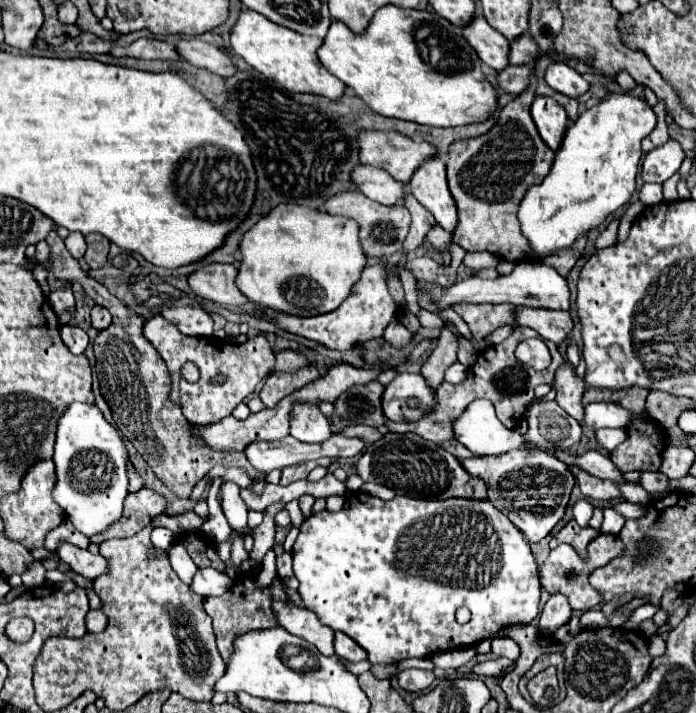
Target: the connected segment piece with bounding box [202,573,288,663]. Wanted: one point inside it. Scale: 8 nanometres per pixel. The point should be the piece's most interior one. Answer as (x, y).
(245, 606)

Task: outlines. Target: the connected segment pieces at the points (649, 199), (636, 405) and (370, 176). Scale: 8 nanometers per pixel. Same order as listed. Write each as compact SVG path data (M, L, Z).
M644 183L642 191L640 191L640 201L644 205L656 205L662 201L662 185L656 183Z
M632 387L628 391L608 391L608 389L586 389L584 397L582 397L582 405L586 407L592 401L612 401L624 409L628 409L632 413L632 421L624 427L626 429L626 441L620 443L612 453L610 459L612 463L622 471L658 471L660 463L662 463L662 453L666 449L666 431L664 427L660 427L660 423L656 423L654 419L650 419L648 411L646 411L646 395L648 389L642 387Z
M358 165L350 173L352 183L372 201L384 203L384 205L396 205L402 203L404 195L404 183L394 181L386 171L370 167L370 165Z

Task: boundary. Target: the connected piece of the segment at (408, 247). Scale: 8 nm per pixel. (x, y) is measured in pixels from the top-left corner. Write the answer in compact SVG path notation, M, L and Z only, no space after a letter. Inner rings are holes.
M406 191L406 195L404 195L404 207L410 211L412 223L410 223L410 231L408 231L402 247L404 247L404 251L412 251L412 249L416 249L418 245L424 243L424 237L426 237L428 229L430 229L436 221L434 221L434 215L430 215L430 211L424 209L424 207L414 199L414 195L408 193L408 191Z

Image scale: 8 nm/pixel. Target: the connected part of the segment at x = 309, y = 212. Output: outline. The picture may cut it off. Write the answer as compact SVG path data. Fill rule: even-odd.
M278 205L266 217L262 217L250 231L246 231L240 241L240 269L236 275L238 289L252 303L262 307L274 307L274 311L282 311L286 315L320 315L334 311L350 293L352 285L360 279L366 257L360 249L358 241L358 223L346 217L334 217L316 209L308 209L302 205Z

